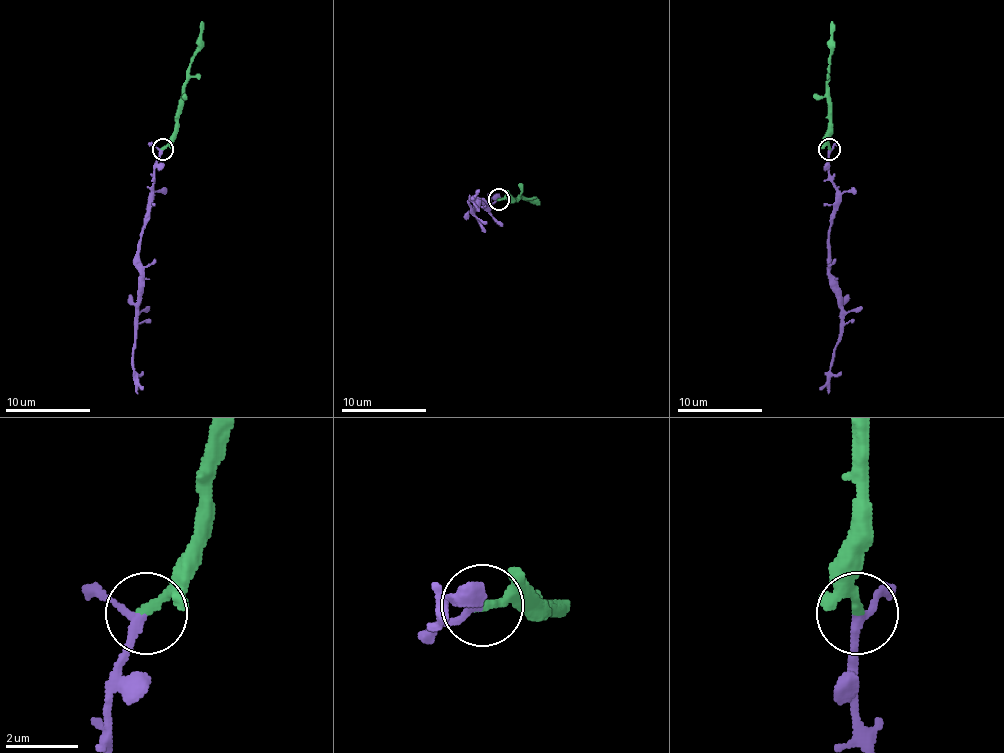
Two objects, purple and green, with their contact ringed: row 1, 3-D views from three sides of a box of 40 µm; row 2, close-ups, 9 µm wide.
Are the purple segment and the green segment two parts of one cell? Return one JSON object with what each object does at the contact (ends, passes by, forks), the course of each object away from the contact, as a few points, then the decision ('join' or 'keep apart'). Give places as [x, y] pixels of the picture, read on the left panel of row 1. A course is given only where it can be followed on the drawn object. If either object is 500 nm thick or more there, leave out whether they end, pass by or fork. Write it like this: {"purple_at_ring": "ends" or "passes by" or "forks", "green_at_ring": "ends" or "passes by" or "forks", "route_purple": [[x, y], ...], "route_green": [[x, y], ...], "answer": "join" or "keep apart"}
{"purple_at_ring": "passes by", "green_at_ring": "ends", "route_purple": [[163, 149], [151, 189], [151, 208], [138, 253], [140, 291], [136, 310], [134, 378], [142, 389]], "route_green": [[163, 149], [174, 132], [183, 83], [197, 46], [202, 21]], "answer": "join"}

